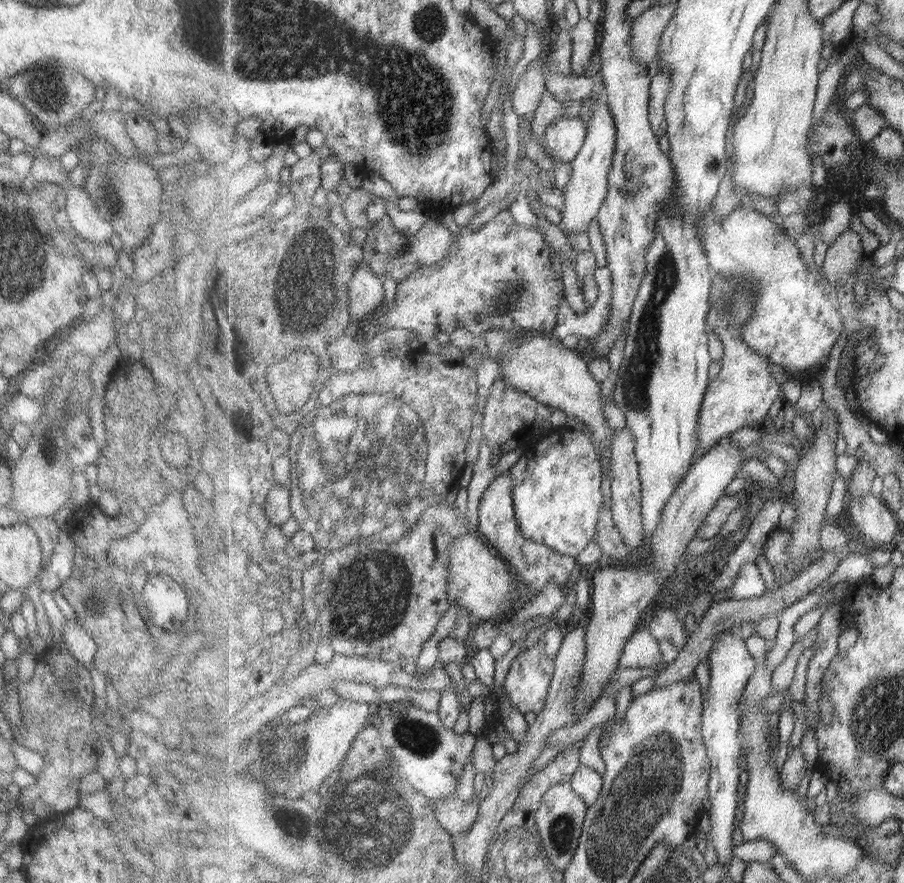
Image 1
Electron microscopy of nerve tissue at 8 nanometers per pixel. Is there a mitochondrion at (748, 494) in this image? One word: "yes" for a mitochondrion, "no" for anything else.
no

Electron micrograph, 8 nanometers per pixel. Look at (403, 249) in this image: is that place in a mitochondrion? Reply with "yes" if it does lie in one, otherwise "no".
yes

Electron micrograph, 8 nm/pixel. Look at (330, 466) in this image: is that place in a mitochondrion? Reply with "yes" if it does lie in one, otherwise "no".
yes

